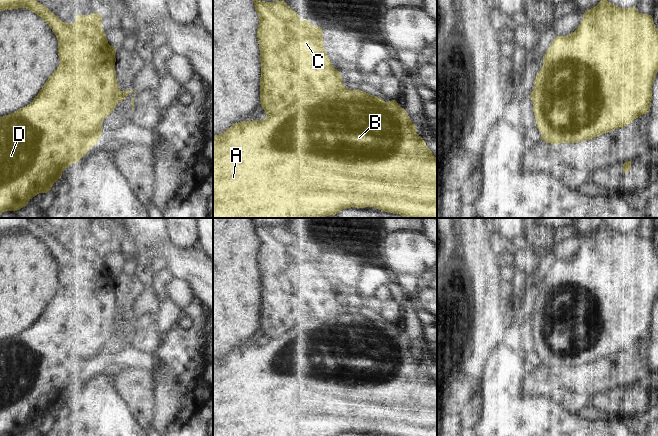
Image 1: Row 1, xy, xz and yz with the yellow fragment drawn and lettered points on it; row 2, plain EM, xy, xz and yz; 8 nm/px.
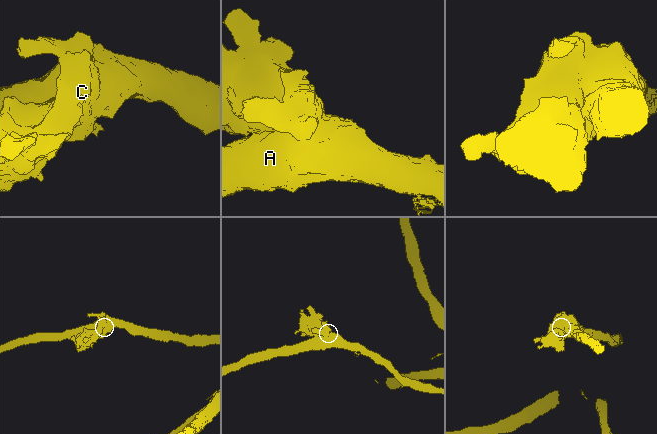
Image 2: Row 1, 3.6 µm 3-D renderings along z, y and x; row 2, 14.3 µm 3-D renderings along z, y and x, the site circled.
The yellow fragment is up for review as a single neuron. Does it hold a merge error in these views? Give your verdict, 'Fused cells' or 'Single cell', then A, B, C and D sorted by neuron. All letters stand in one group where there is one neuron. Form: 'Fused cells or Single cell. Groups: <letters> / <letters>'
Fused cells. Groups: A B / C D.

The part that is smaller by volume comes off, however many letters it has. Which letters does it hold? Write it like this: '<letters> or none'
C, D

